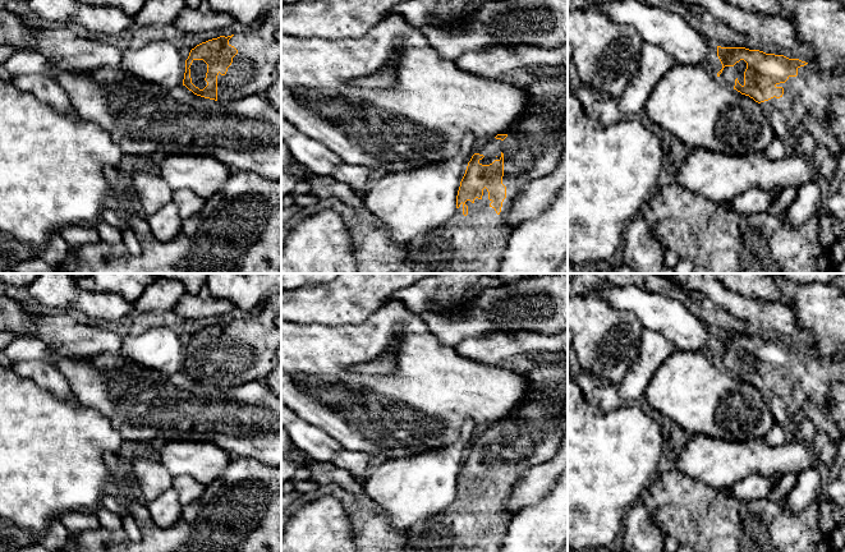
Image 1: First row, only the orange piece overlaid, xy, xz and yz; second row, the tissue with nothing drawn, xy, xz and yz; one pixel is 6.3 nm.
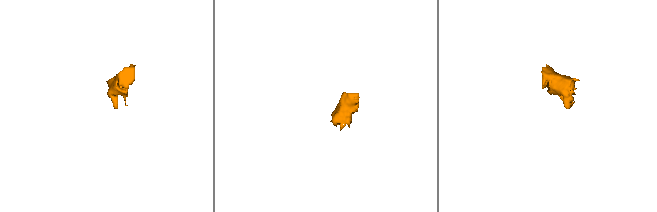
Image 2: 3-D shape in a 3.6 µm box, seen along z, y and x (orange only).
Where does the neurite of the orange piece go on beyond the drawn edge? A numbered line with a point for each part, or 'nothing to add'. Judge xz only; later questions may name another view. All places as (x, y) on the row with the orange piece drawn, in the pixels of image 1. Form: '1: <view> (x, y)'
1: xz (476, 243)

